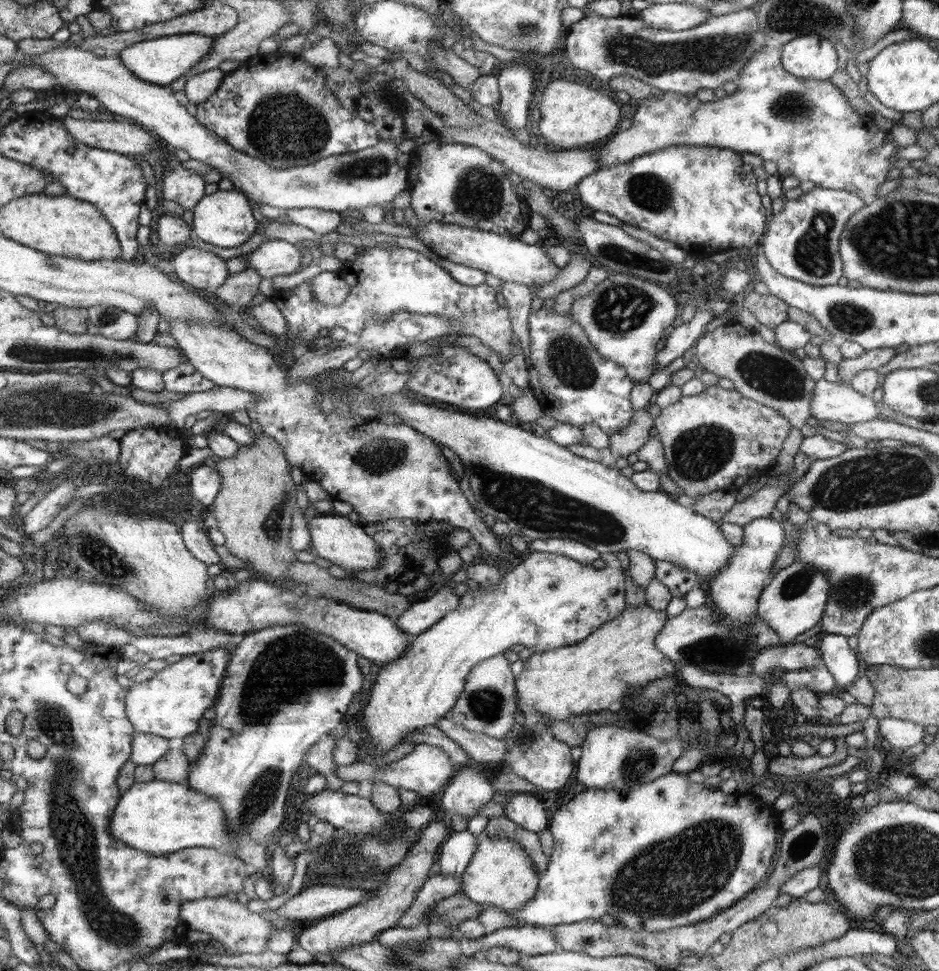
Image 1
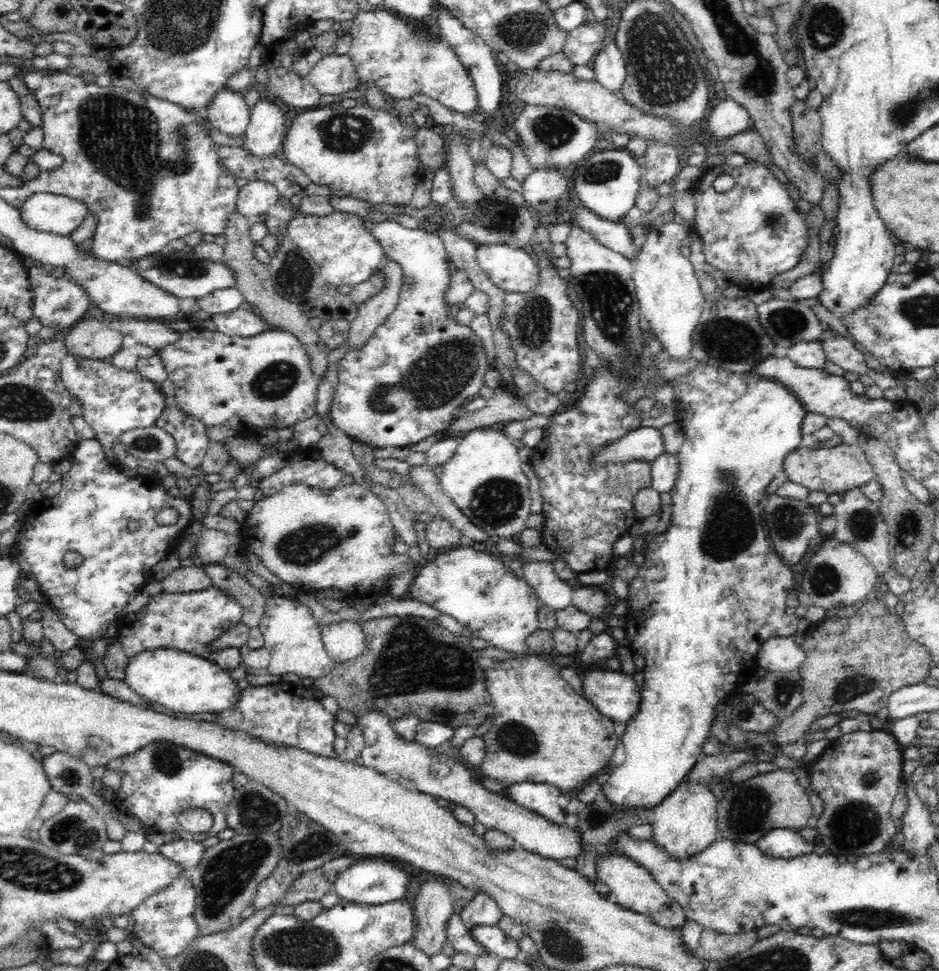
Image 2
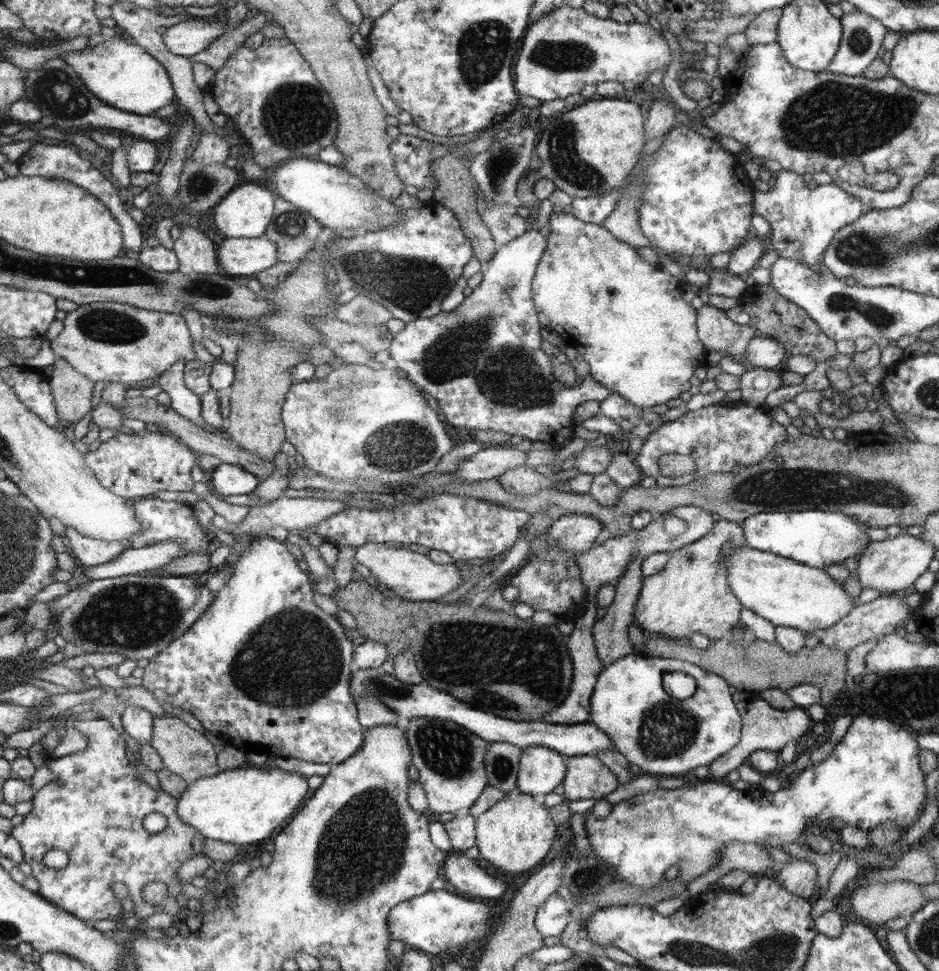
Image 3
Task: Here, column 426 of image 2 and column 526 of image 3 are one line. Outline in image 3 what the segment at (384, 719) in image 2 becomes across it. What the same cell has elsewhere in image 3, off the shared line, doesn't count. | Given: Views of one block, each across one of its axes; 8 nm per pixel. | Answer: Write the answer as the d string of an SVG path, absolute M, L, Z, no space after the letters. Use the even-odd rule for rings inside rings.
M545 746L524 747L519 761L517 787L524 794L548 794L567 774L567 757Z

